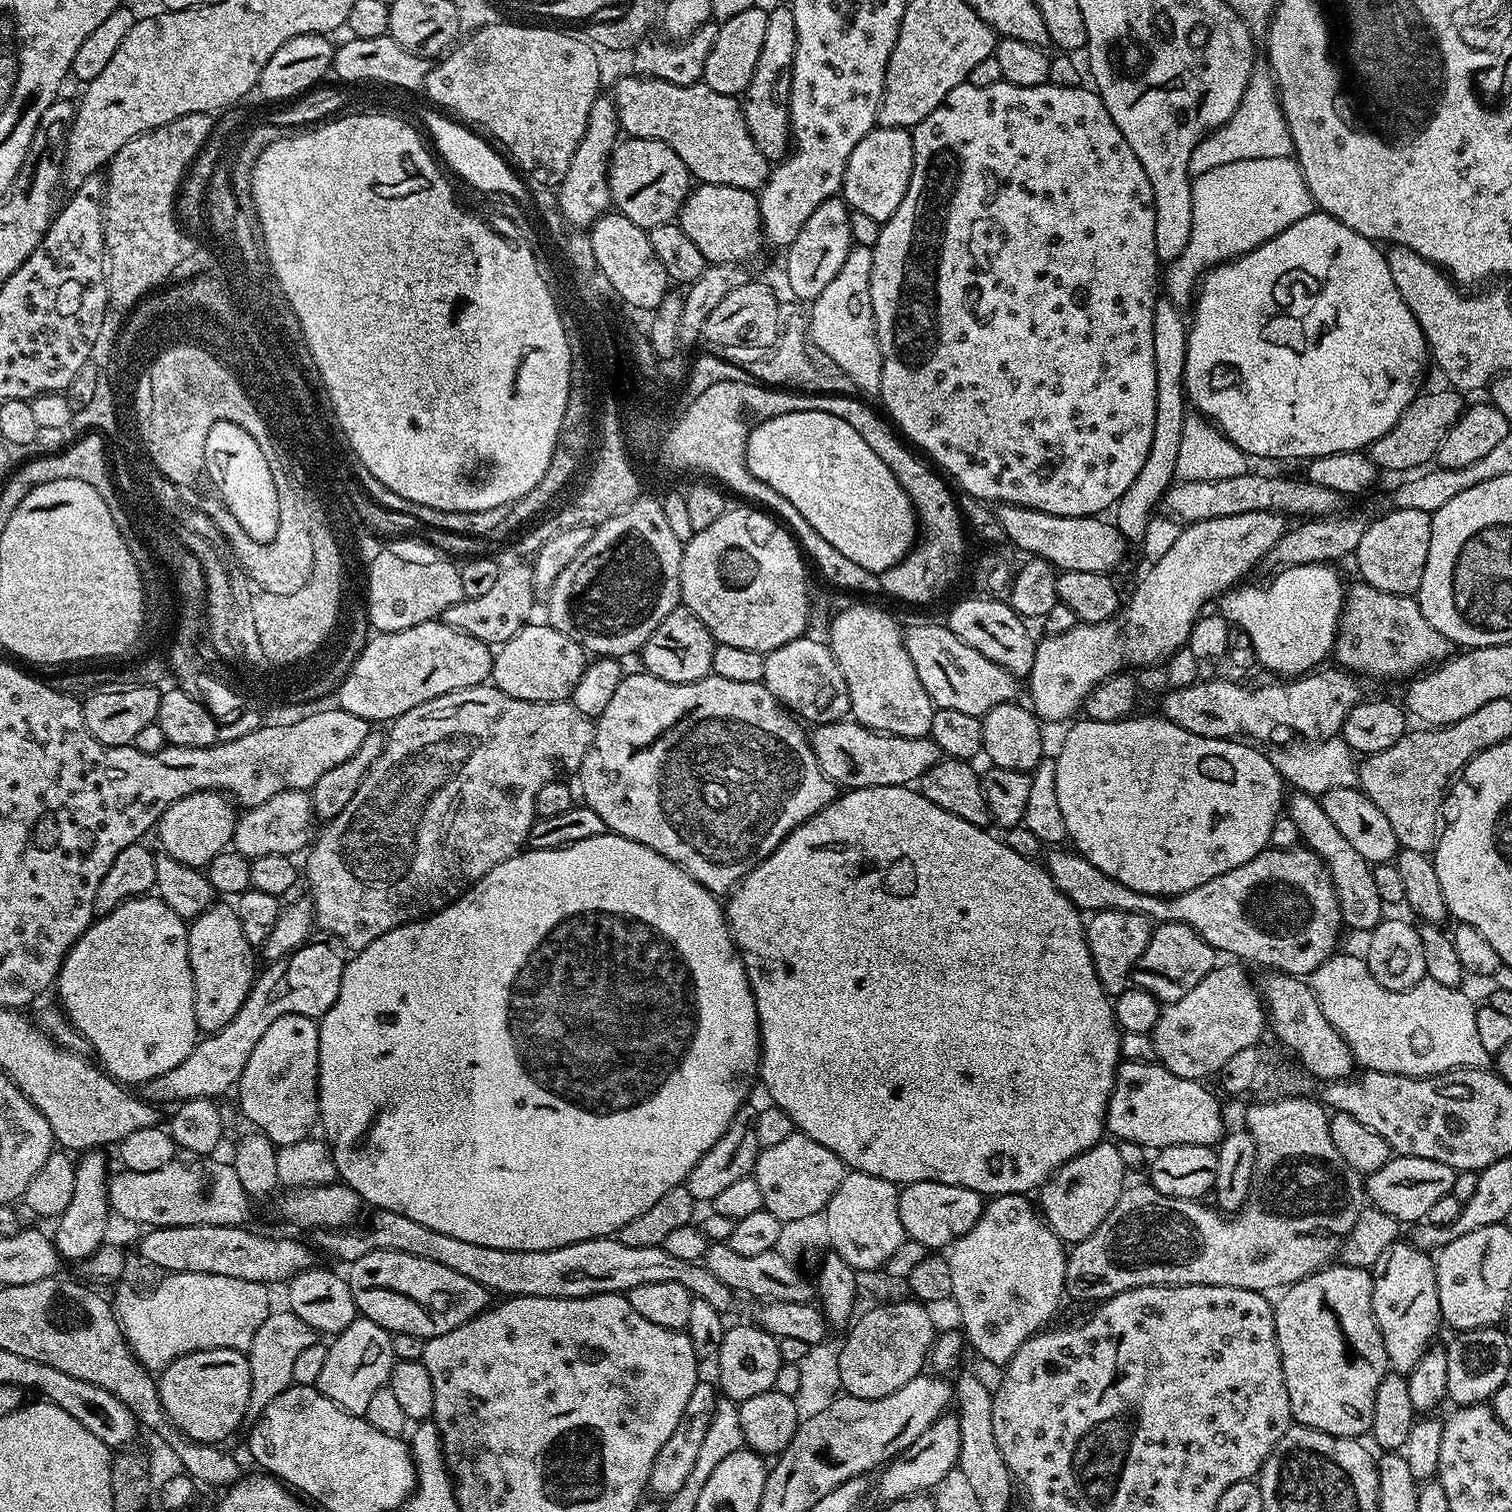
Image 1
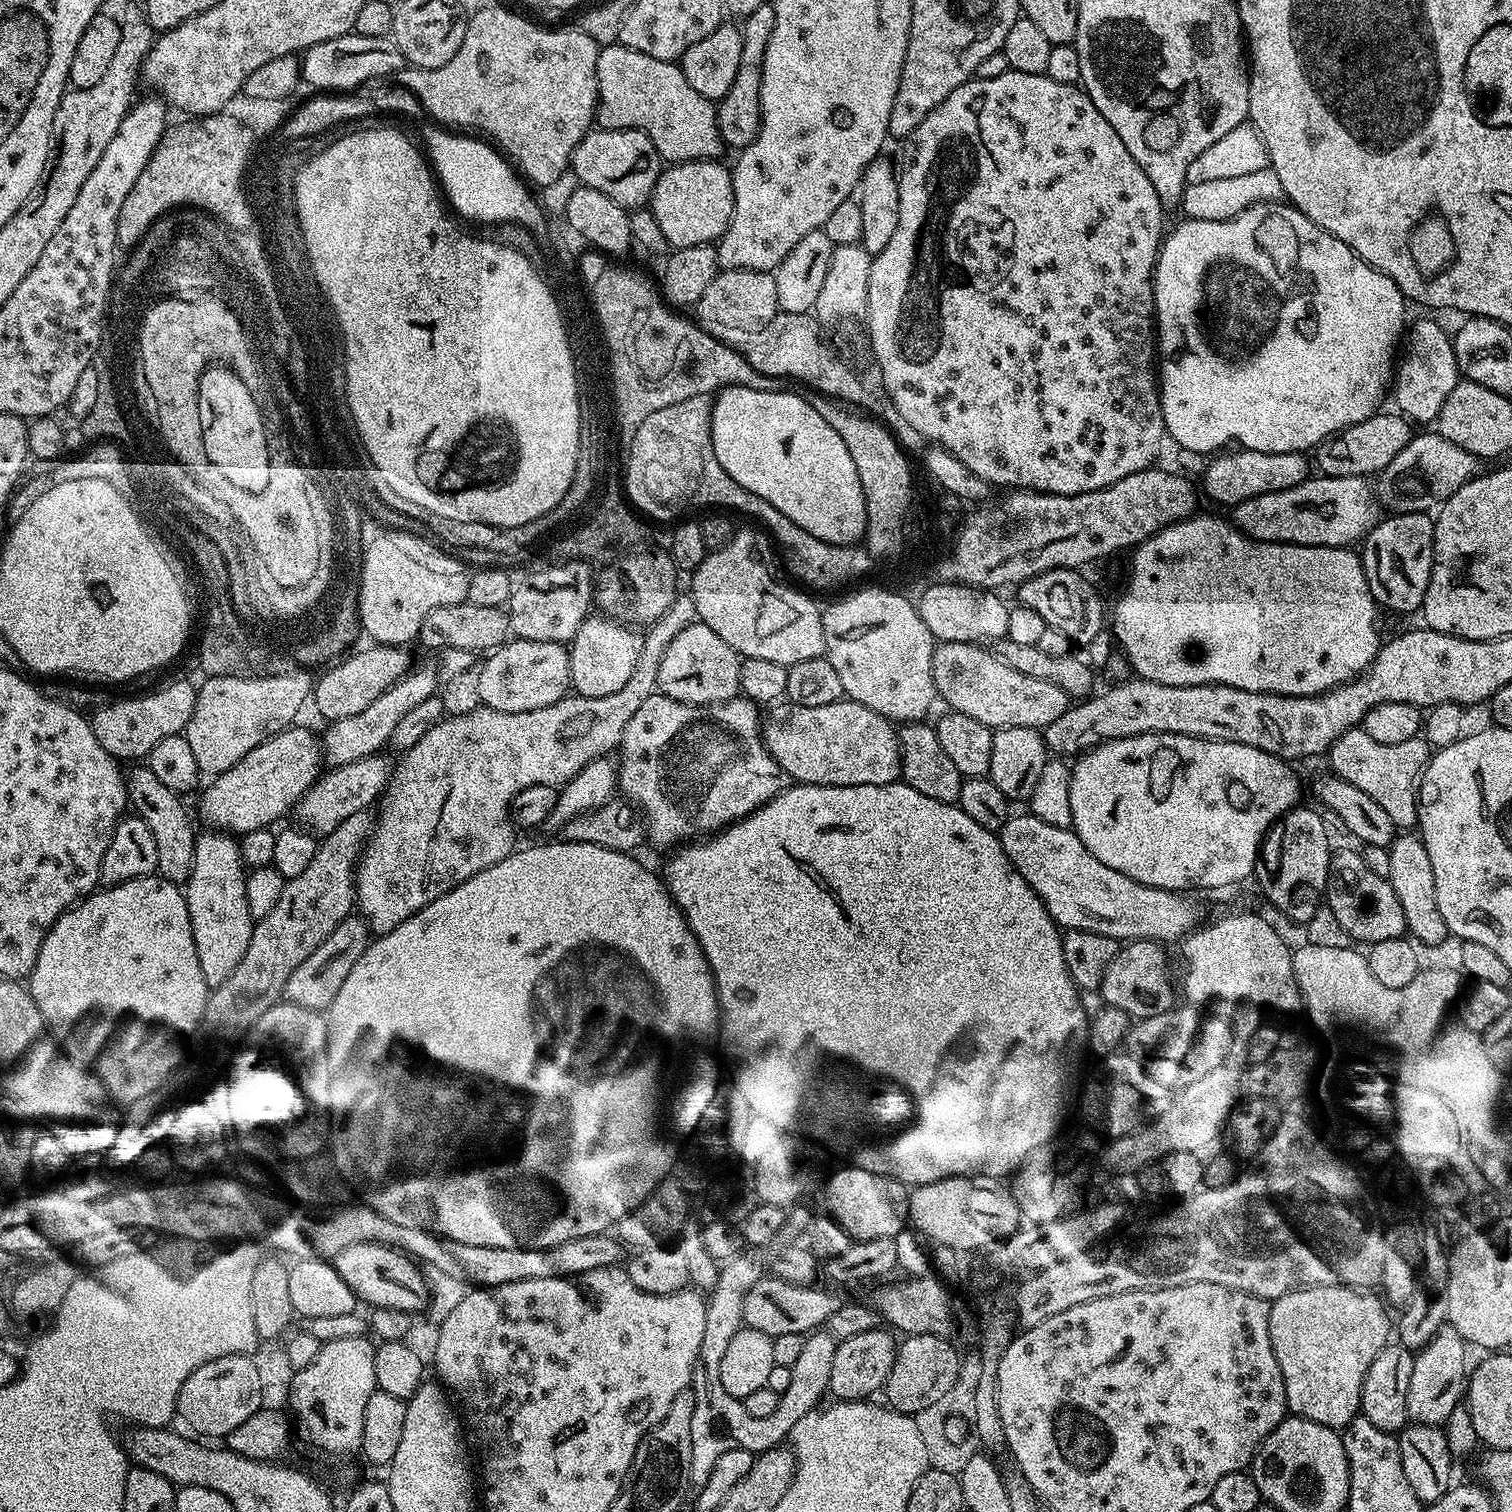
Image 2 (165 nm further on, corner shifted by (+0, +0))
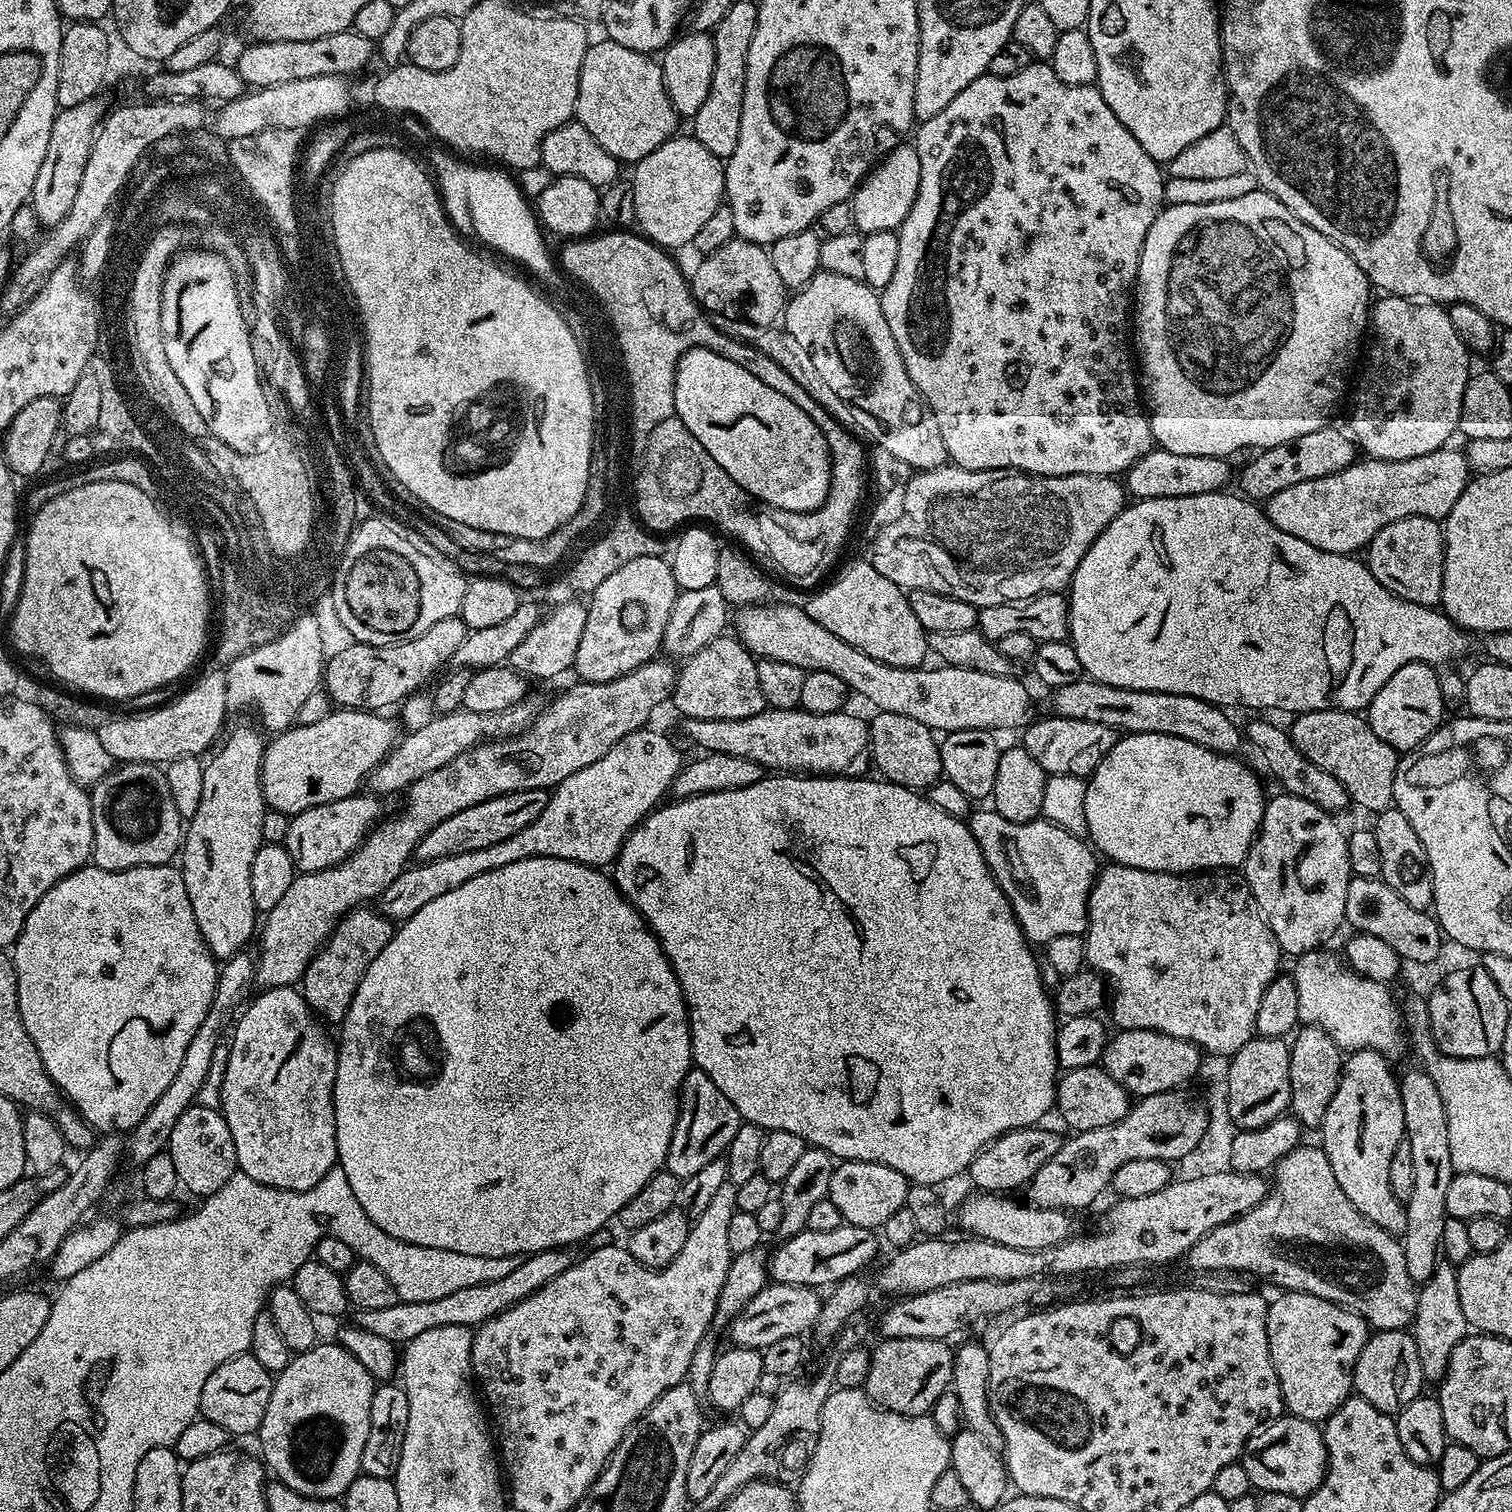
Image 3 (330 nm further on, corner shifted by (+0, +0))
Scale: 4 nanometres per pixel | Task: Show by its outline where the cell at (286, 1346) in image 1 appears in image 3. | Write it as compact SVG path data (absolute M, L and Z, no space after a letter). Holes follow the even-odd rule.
M562 1247L531 1253L520 1263L518 1270L506 1274L506 1278L495 1282L482 1282L482 1286L457 1290L454 1294L437 1298L435 1302L398 1302L394 1306L385 1306L382 1310L359 1310L355 1313L355 1327L370 1330L370 1334L379 1334L386 1338L386 1342L397 1346L410 1343L425 1330L434 1330L434 1326L466 1326L475 1329L500 1314L502 1310L522 1302L522 1298L534 1294L534 1290L546 1286L546 1282L550 1282L552 1278L558 1278L558 1274L562 1274L574 1263L574 1256L568 1252L571 1251L567 1247Z

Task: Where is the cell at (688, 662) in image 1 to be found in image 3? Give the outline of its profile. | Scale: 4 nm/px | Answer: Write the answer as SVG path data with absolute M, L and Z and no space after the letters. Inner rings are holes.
M735 635L719 636L679 665L670 704L681 712L681 717L699 720L737 720L763 712L766 705L762 698L762 686L758 686L756 661L757 657L753 656Z

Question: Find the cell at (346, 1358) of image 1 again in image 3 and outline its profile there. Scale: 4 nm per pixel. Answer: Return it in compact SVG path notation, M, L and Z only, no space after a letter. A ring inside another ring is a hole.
M317 1342L310 1350L298 1352L287 1366L273 1379L270 1402L266 1402L266 1414L258 1429L260 1452L267 1471L272 1472L279 1483L290 1486L303 1496L315 1500L335 1500L343 1497L356 1477L361 1475L360 1463L366 1438L370 1435L370 1402L378 1387L372 1375L339 1343Z

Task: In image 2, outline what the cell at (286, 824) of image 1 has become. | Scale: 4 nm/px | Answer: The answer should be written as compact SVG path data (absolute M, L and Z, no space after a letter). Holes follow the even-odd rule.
M384 754L367 756L349 764L337 764L331 769L332 773L329 776L328 773L321 775L320 779L313 784L312 789L296 803L294 816L301 820L299 823L305 829L313 833L330 833L334 830L334 826L346 822L350 814L371 809L379 801L384 789L388 786L392 769L393 765L388 764Z

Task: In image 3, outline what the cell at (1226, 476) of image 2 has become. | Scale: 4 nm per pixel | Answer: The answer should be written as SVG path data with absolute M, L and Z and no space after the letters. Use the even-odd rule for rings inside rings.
M1159 446L1153 447L1126 473L1126 492L1136 500L1150 498L1190 498L1190 494L1222 492L1229 487L1228 463L1223 456L1206 454L1174 454Z

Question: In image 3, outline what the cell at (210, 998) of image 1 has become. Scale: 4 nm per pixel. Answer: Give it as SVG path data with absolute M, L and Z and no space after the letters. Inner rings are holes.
M238 725L232 736L223 737L224 745L222 740L211 753L212 761L204 764L198 810L187 821L182 836L186 894L190 894L190 906L194 906L198 930L202 930L206 946L217 958L245 951L244 943L251 936L253 939L258 928L258 913L250 894L250 866L254 866L254 854L264 843L262 818L266 805L260 767L266 740L260 737L261 729L256 728Z

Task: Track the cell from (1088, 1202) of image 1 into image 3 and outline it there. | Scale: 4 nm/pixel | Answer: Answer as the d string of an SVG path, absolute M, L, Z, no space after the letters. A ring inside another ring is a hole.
M1044 1127L1013 1128L982 1148L966 1173L967 1179L972 1179L973 1189L997 1194L1012 1194L1015 1188L1023 1189L1034 1174L1038 1174L1040 1167L1060 1149L1062 1136Z

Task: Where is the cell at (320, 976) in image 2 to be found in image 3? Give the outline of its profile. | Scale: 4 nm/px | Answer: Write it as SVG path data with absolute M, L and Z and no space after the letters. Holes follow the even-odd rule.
M645 726L639 728L637 732L626 734L626 738L622 738L613 748L606 750L606 754L602 754L602 758L598 758L598 762L590 762L590 766L582 766L582 770L578 770L575 774L570 774L570 778L566 778L560 784L557 784L555 788L551 789L546 802L546 810L542 810L542 814L538 814L538 818L534 822L530 822L530 826L526 826L526 830L518 830L518 834L506 838L503 842L494 842L494 846L482 846L482 850L466 850L466 854L450 854L446 858L416 862L405 868L402 874L398 874L398 878L394 878L394 882L390 882L390 886L386 886L386 890L382 890L382 894L378 898L380 915L387 916L393 922L409 920L414 914L418 914L418 910L422 910L422 906L427 906L430 902L434 902L434 898L442 898L442 894L450 894L450 890L458 890L458 886L462 886L462 882L470 882L470 878L478 878L478 874L486 874L490 870L498 870L502 866L510 866L510 862L522 862L531 856L549 856L559 860L589 864L590 867L598 869L603 869L605 867L604 864L611 865L620 853L620 847L624 845L624 839L628 837L632 829L669 795L674 778L680 773L682 767L679 750L662 733L651 732L650 729L651 727Z

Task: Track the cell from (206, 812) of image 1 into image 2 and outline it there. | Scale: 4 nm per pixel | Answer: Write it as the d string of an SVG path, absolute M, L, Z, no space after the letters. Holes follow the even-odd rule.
M289 726L277 736L269 736L261 744L254 746L254 750L246 754L246 758L230 766L230 770L209 783L212 785L205 790L204 797L200 800L200 816L208 823L205 825L229 834L243 834L275 825L275 820L282 819L287 812L289 815L295 809L296 803L312 789L322 775L322 744L317 733L315 736L308 728L296 727Z

